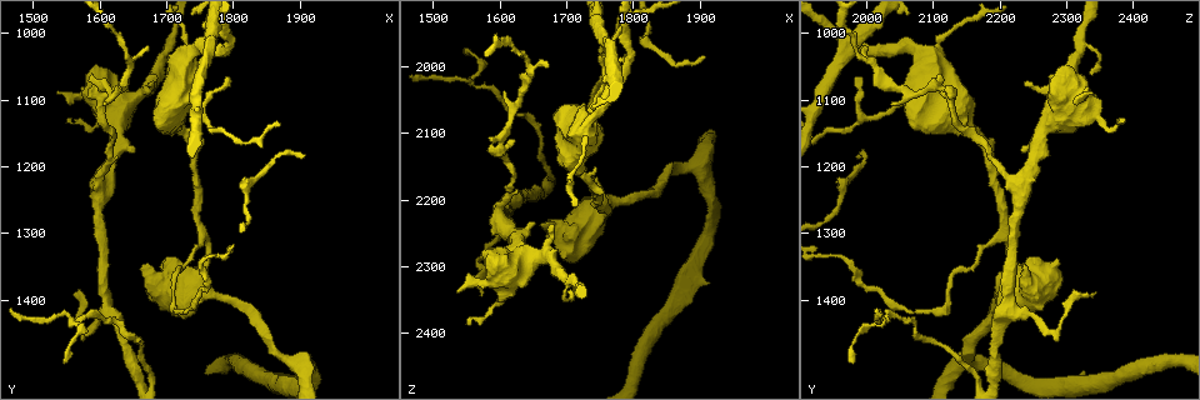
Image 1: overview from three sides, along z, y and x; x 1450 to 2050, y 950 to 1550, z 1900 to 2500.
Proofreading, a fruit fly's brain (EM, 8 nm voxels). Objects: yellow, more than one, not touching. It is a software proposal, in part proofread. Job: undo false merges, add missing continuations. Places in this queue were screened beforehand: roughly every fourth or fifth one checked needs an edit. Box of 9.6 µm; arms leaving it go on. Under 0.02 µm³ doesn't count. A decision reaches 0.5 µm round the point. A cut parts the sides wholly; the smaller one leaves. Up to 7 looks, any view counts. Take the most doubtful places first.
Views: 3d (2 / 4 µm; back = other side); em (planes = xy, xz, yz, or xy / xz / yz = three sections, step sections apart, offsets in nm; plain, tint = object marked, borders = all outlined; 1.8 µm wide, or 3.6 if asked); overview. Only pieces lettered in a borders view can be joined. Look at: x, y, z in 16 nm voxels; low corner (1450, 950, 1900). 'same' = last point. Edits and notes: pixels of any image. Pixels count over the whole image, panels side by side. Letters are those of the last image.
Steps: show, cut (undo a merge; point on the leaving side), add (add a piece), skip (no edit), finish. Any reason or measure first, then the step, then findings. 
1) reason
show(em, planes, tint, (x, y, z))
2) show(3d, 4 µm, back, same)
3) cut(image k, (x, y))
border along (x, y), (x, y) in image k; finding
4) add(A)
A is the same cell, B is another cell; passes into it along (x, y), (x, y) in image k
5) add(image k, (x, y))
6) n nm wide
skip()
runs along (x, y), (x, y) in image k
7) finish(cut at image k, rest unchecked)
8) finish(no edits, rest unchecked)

arms part here
show(em, 3.6 µm, planes, plain, (1745, 1365, 2220))

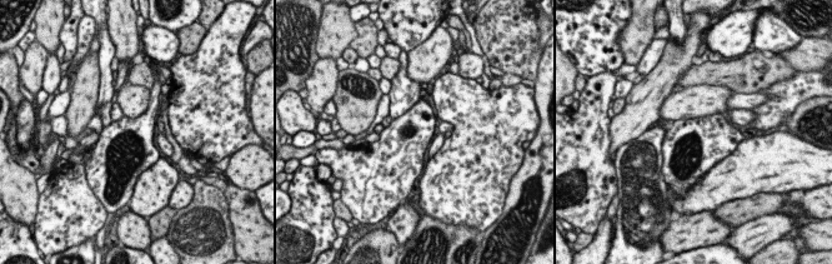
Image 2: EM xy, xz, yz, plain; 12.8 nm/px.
show(em, 3.6 µm, planes, tint, same)

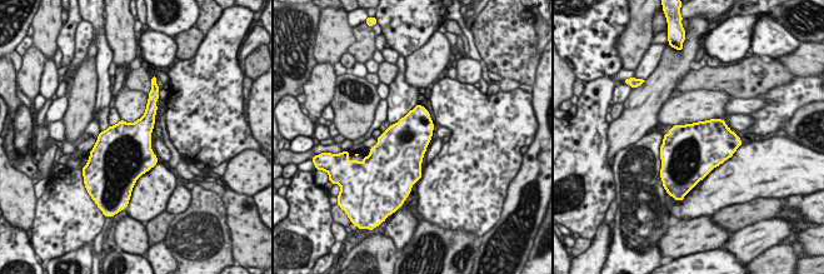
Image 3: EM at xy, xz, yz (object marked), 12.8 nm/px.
what lies round it
show(em, 3.6 µm, planes, borders, same)

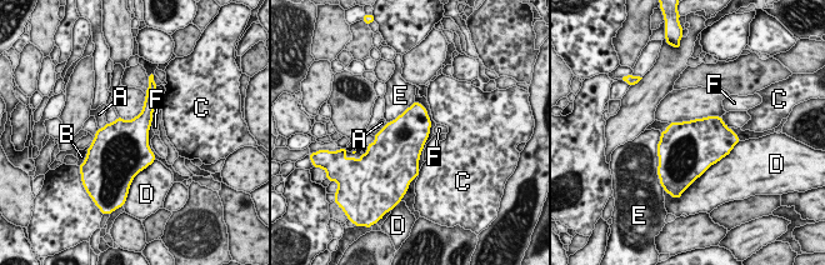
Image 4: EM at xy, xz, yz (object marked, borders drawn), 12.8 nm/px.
skip()
A, B, C, D, E and F are other cells; border along (661, 133), (658, 144), (658, 164) in image 4; one neuron here

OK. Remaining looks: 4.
show(em, planes, borders, (1575, 1450, 2280))

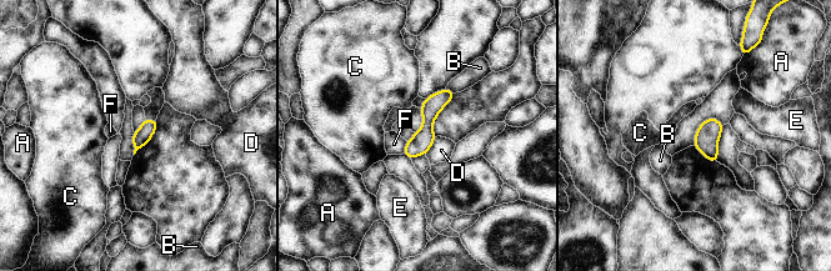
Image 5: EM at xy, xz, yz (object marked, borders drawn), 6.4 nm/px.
D touches over 140 nm
skip()
A, B, C, D, E and F are other cells; runs along (450, 94), (410, 154) in image 5; all the same neuron

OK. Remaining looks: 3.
narrows sharply
show(em, xy, step 4, tint, (1725, 1415, 2075))

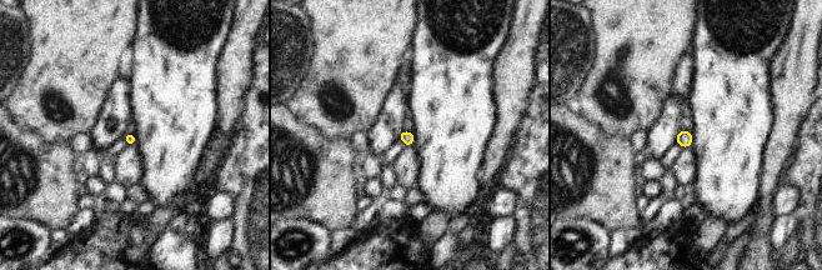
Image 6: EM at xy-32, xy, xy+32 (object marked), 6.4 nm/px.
show(em, planes, borders, same)

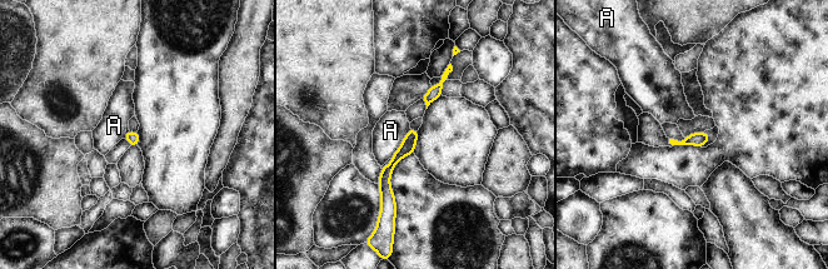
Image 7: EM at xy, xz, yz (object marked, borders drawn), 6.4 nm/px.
80 nm wide; A touches over 240 nm
skip()
A is another cell; one neuron here

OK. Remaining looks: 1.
finish(no edits, rest unchecked)

